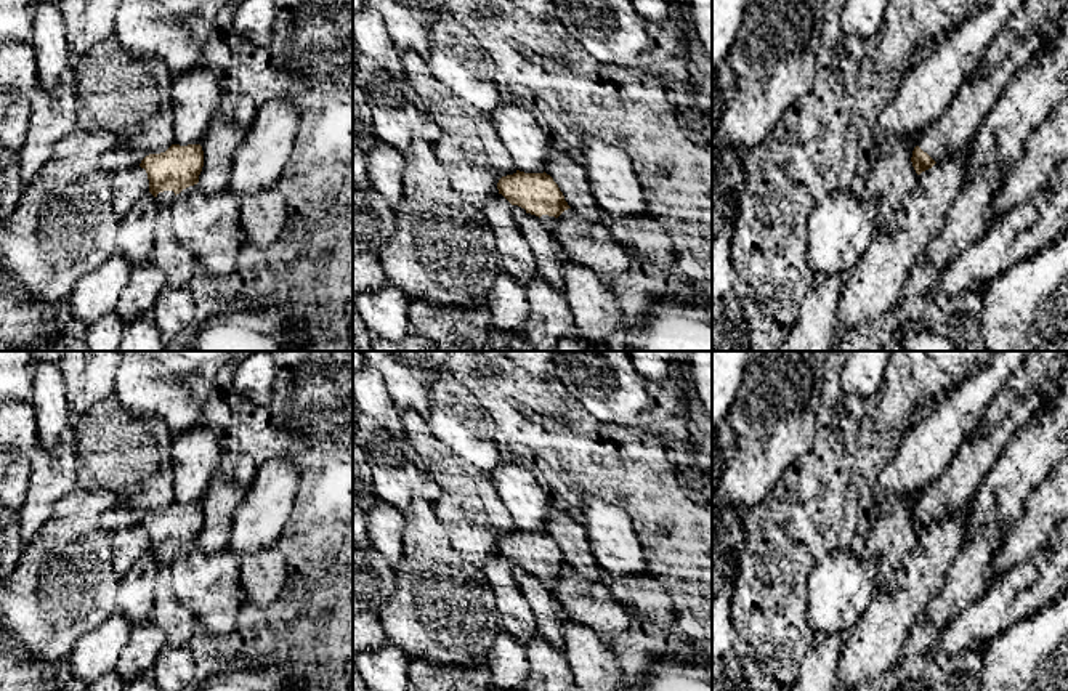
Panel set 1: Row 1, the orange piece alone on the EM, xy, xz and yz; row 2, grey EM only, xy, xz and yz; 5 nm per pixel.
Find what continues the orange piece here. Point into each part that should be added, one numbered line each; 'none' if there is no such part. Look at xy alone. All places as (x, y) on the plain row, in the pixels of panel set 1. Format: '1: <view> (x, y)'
none

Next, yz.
1: yz (974, 459)

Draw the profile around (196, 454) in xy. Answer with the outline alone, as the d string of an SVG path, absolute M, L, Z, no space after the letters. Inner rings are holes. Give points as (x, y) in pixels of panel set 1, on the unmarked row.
M202 423L172 444L175 503L200 503L212 478L226 465L220 439Z

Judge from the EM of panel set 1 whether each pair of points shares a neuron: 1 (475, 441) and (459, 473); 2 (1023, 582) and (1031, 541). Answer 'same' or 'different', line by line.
1: different
2: different

